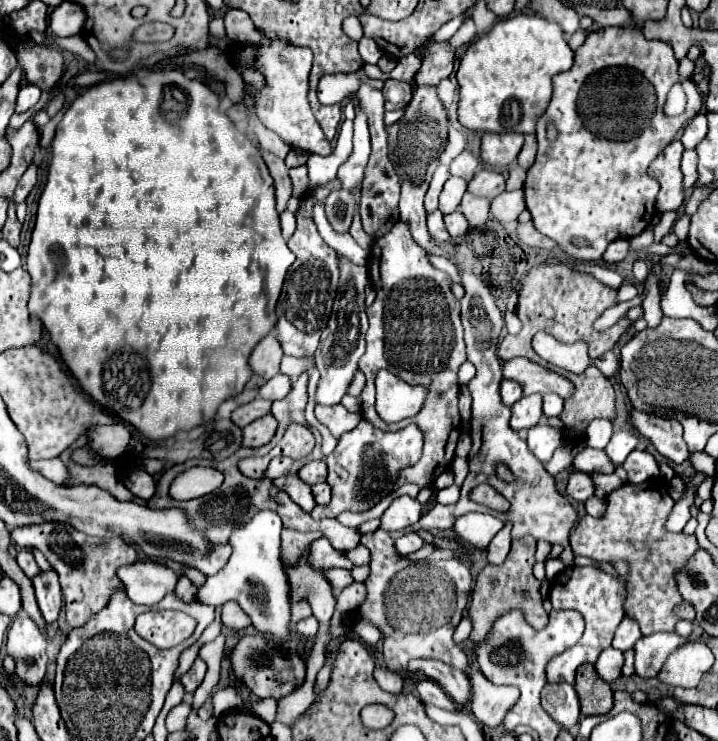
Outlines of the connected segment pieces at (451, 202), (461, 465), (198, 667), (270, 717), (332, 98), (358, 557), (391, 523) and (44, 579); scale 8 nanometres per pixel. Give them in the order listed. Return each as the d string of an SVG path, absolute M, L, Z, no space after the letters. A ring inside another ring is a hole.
M449 177L447 183L443 185L441 195L439 195L439 211L441 213L453 213L459 207L465 189L467 189L467 181L465 179Z
M455 456L451 464L451 469L454 474L454 482L458 486L461 486L469 472L468 459Z
M195 659L195 663L193 663L193 667L181 677L181 683L185 685L185 691L189 691L189 693L193 693L199 685L201 685L201 681L203 681L203 675L205 675L205 669L207 669L207 665L205 665L205 661L203 659Z
M265 698L252 702L250 699L245 699L246 707L250 712L257 715L260 719L263 719L267 724L271 724L275 720L275 715L277 711L277 702L271 698Z
M363 69L355 73L339 73L339 75L323 75L319 81L319 101L323 105L341 103L345 97L353 95L361 83L369 83L371 79L363 73Z
M357 545L355 549L347 549L343 553L343 557L347 557L353 565L367 565L369 559L371 559L371 555L369 555L369 551L367 551L365 545Z
M401 495L401 497L393 499L393 503L383 513L381 527L387 533L401 531L405 527L415 525L421 515L423 515L423 505L417 499L409 497L409 495Z
M43 571L41 575L37 575L33 579L35 585L35 595L37 595L37 603L39 609L43 613L43 619L47 623L57 621L59 611L61 611L61 585L59 585L59 577L55 571Z

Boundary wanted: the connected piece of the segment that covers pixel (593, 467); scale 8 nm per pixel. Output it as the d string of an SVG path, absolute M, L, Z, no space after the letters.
M585 447L573 459L573 465L577 471L583 471L583 473L613 473L615 471L615 465L611 465L607 455L593 447Z

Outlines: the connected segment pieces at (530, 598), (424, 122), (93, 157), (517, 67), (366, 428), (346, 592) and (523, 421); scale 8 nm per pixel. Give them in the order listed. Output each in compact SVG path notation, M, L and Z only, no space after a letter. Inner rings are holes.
M521 537L515 539L511 543L511 551L507 555L507 559L503 561L503 565L487 565L481 575L477 577L475 589L471 593L471 607L469 607L469 619L473 623L473 631L469 635L469 641L473 641L475 645L479 641L483 641L487 637L487 633L491 631L493 623L507 611L511 609L519 609L527 623L533 629L543 629L549 621L547 611L543 609L543 599L541 599L541 581L537 581L533 577L533 563L535 563L535 539L533 537ZM495 579L495 585L493 585Z
M419 85L417 93L413 95L409 109L405 113L405 117L401 121L397 121L395 125L387 127L389 133L389 155L391 161L395 165L395 171L401 179L401 201L399 201L399 215L403 221L407 221L411 225L411 235L413 239L427 249L427 253L435 253L435 255L445 255L447 251L445 247L437 245L425 225L425 207L423 207L423 197L427 193L431 175L437 167L437 159L445 149L445 141L447 141L447 117L443 113L443 107L437 99L437 89L435 87L427 87L427 85Z
M177 69L147 71L137 77L131 75L113 81L115 83L93 85L77 97L57 125L51 141L53 157L49 177L39 199L33 237L27 251L27 271L31 275L29 311L41 319L67 371L77 379L84 393L105 413L137 429L141 437L163 441L177 431L191 431L211 421L223 401L243 391L253 375L249 355L275 325L275 305L295 255L281 235L273 179L259 149L235 129L227 115L219 113L219 99L207 85L199 79L187 79Z
M515 15L499 21L489 33L473 41L461 57L461 65L457 71L459 81L459 123L471 131L485 133L535 133L537 119L545 113L553 83L551 77L555 73L567 71L573 65L573 51L569 49L561 27L553 21L543 19L541 15Z
M365 419L349 433L345 433L333 455L327 457L329 477L327 483L333 489L331 503L325 507L315 507L311 511L313 519L323 517L337 517L343 511L367 511L373 505L377 505L383 497L391 495L395 489L397 475L403 467L415 465L423 451L423 433L417 425L407 425L401 431L385 433L381 429L375 429Z
M351 583L343 591L335 593L335 599L337 599L337 605L335 605L337 611L349 613L349 611L357 609L357 605L365 599L365 585L363 583Z
M529 395L529 397L521 397L513 407L511 407L511 427L515 431L525 431L533 425L539 423L539 419L543 417L541 411L541 395Z

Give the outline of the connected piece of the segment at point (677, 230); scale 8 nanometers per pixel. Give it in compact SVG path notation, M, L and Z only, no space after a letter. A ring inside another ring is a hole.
M681 215L673 227L673 233L679 237L679 241L685 241L687 239L687 233L689 233L689 221L691 217L689 215Z

